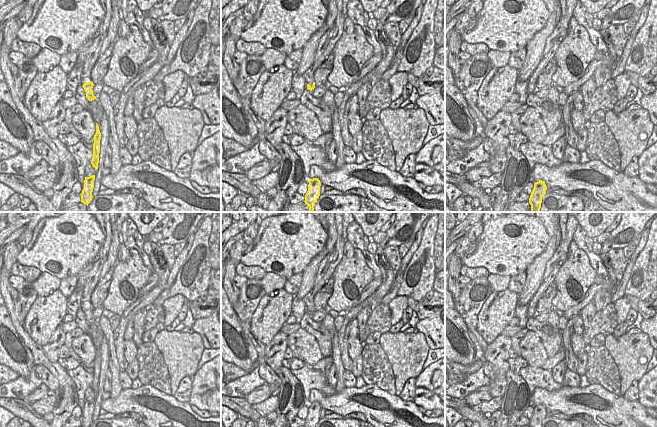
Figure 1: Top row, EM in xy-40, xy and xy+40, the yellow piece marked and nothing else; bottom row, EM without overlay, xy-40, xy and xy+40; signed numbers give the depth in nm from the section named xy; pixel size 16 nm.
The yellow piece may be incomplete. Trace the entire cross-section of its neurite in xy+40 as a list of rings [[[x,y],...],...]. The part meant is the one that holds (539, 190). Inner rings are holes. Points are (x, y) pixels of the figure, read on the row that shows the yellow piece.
[[[539,180],[534,183],[533,191],[529,198],[531,212],[540,212],[542,197],[546,194],[547,186],[544,181]]]

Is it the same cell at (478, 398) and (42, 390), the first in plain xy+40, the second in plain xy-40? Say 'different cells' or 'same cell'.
same cell

